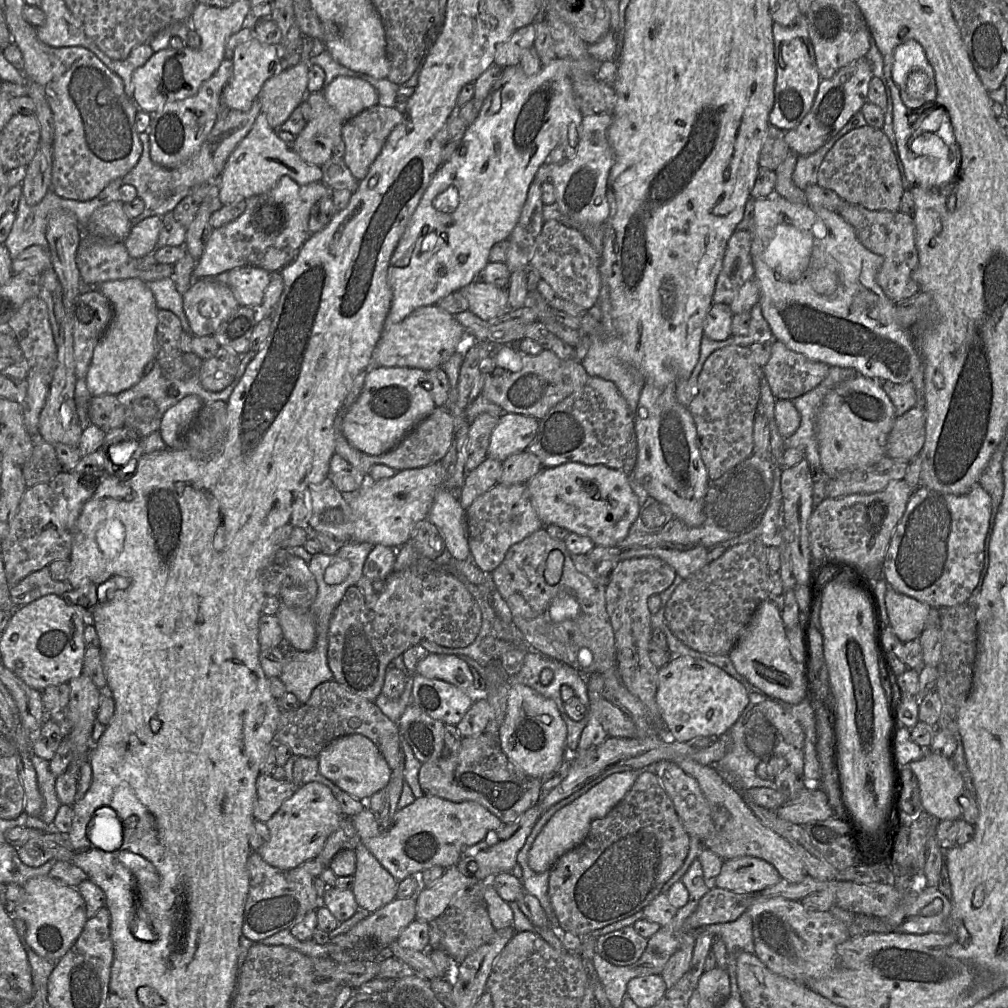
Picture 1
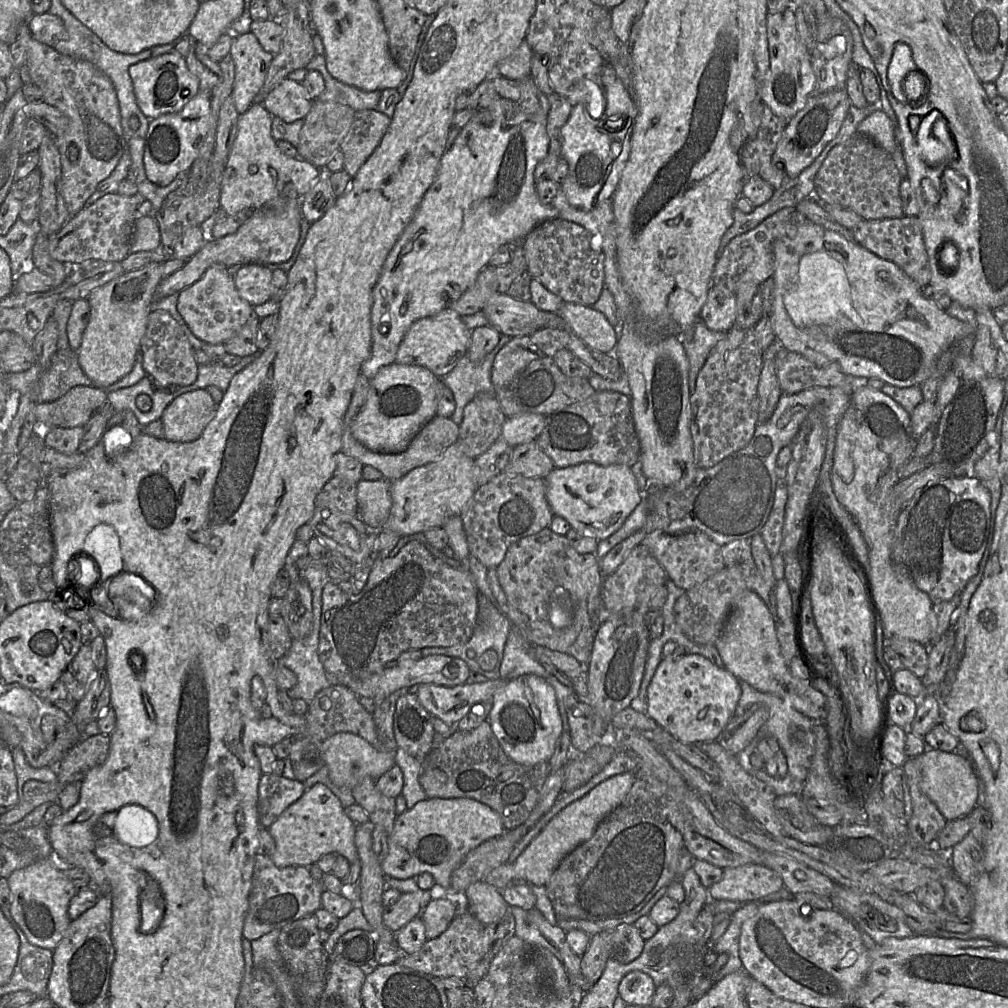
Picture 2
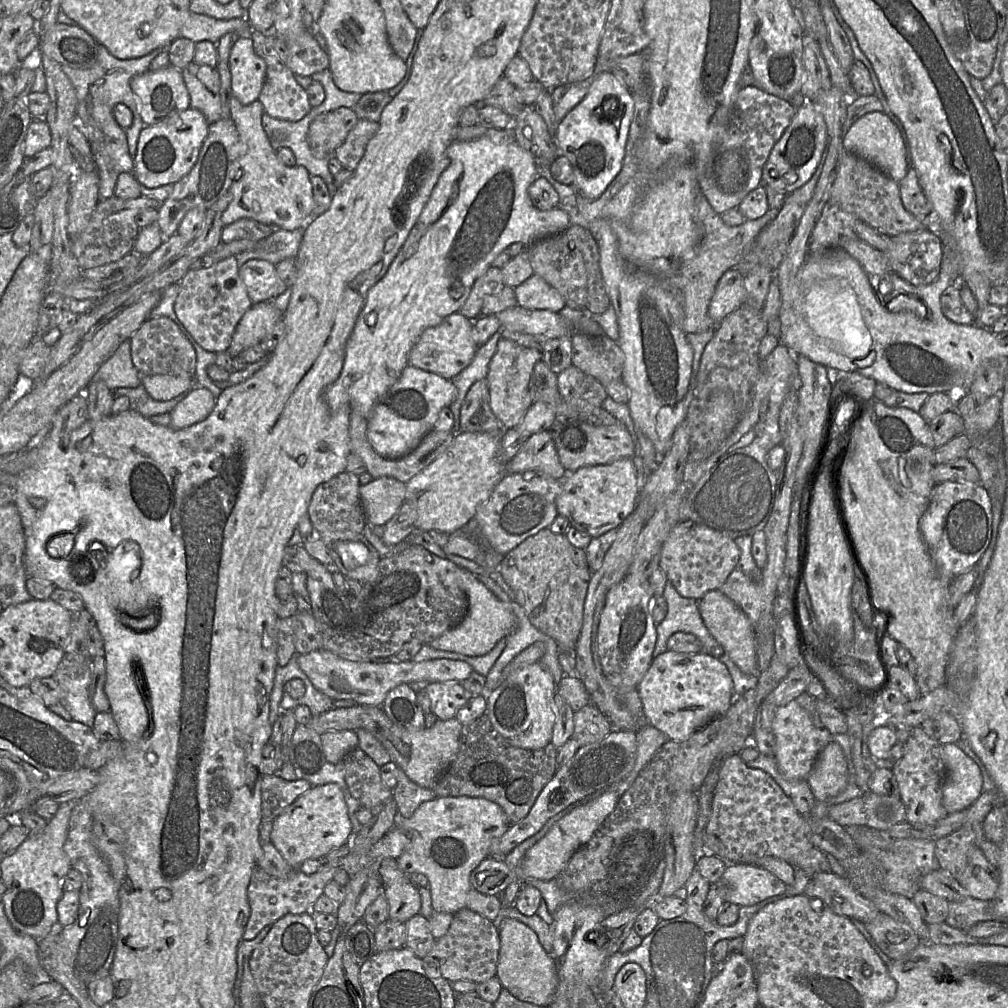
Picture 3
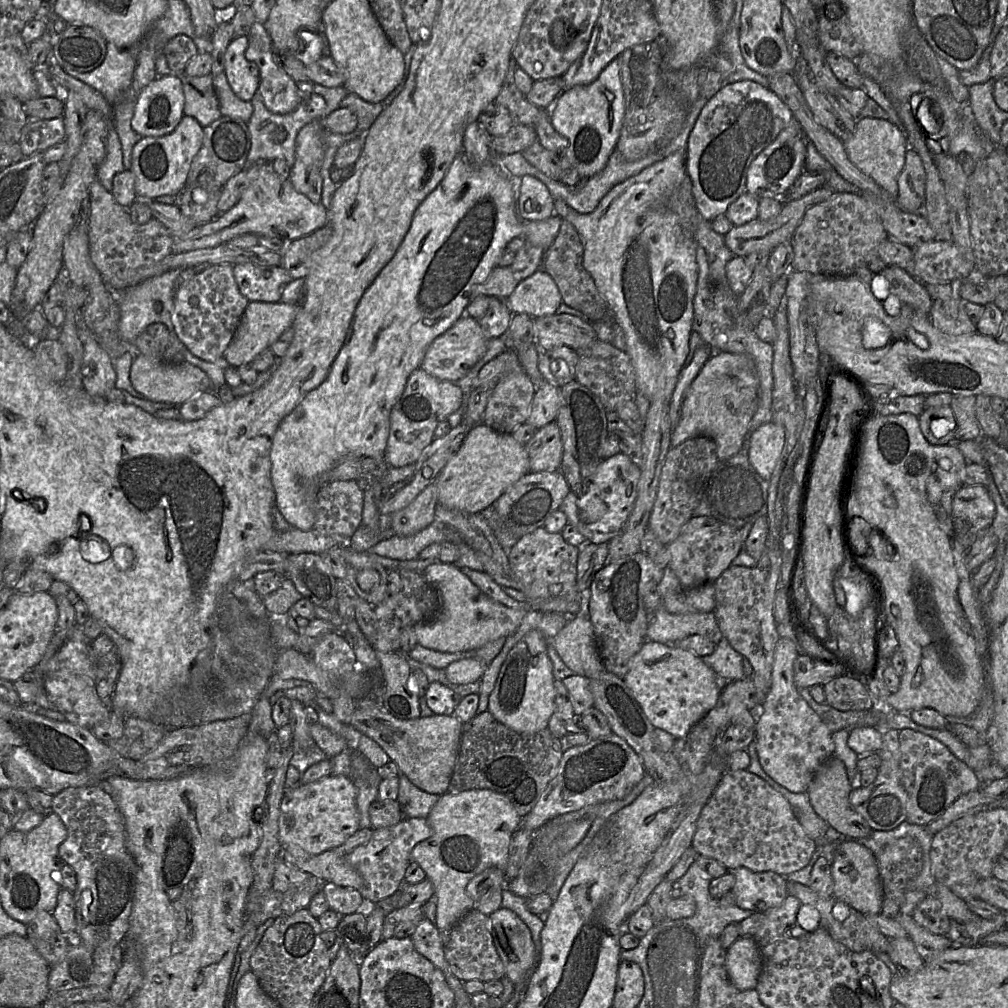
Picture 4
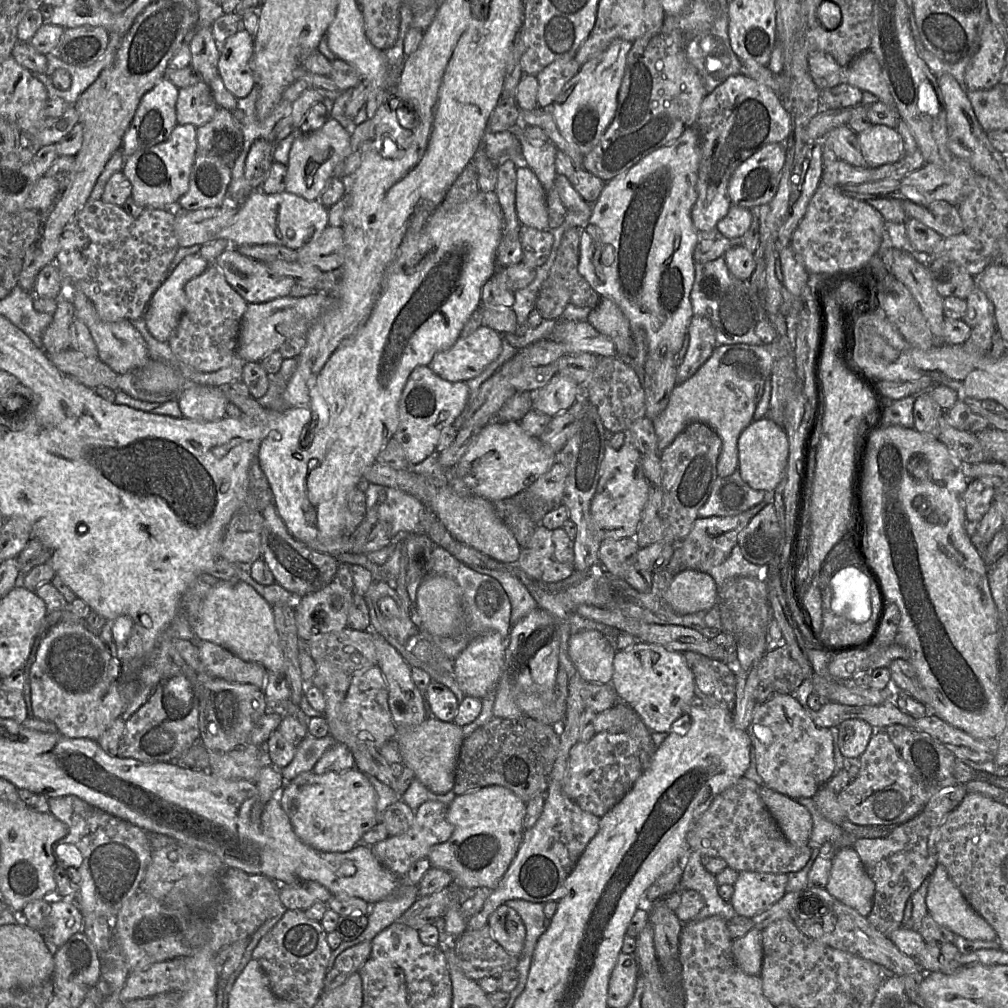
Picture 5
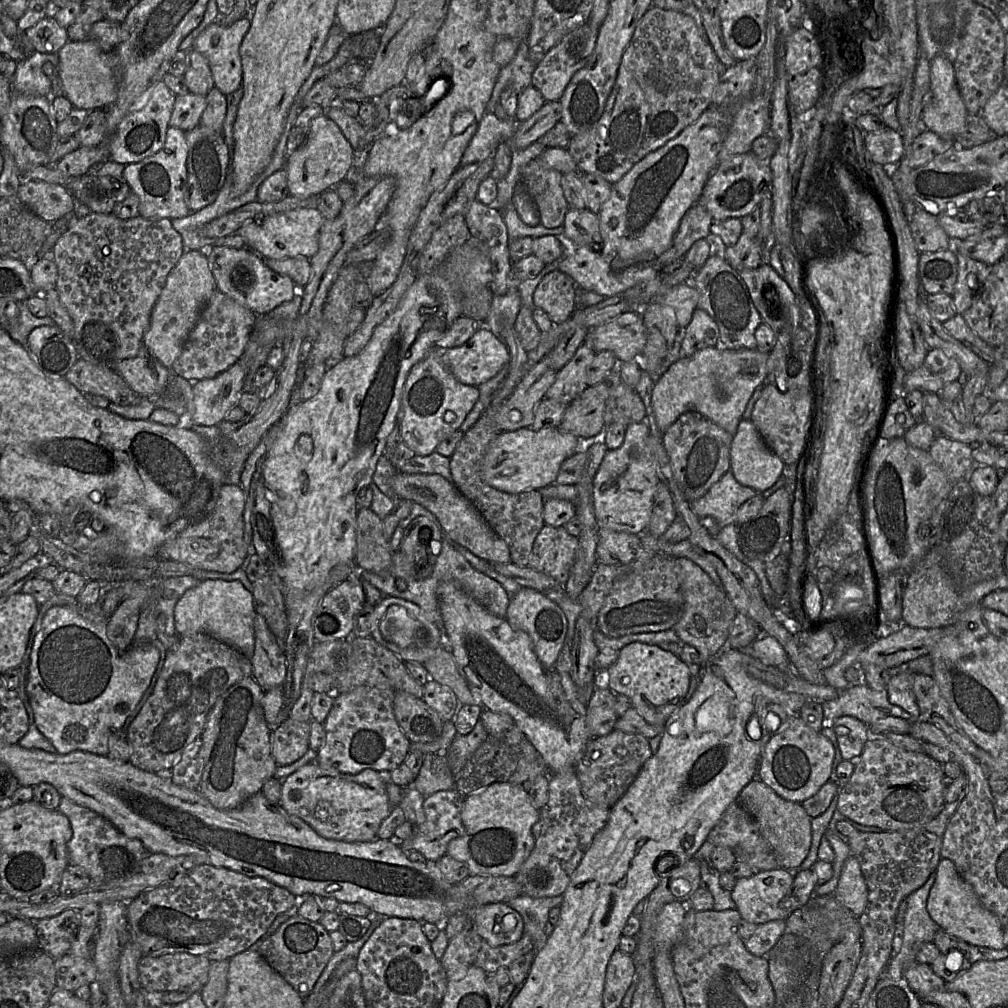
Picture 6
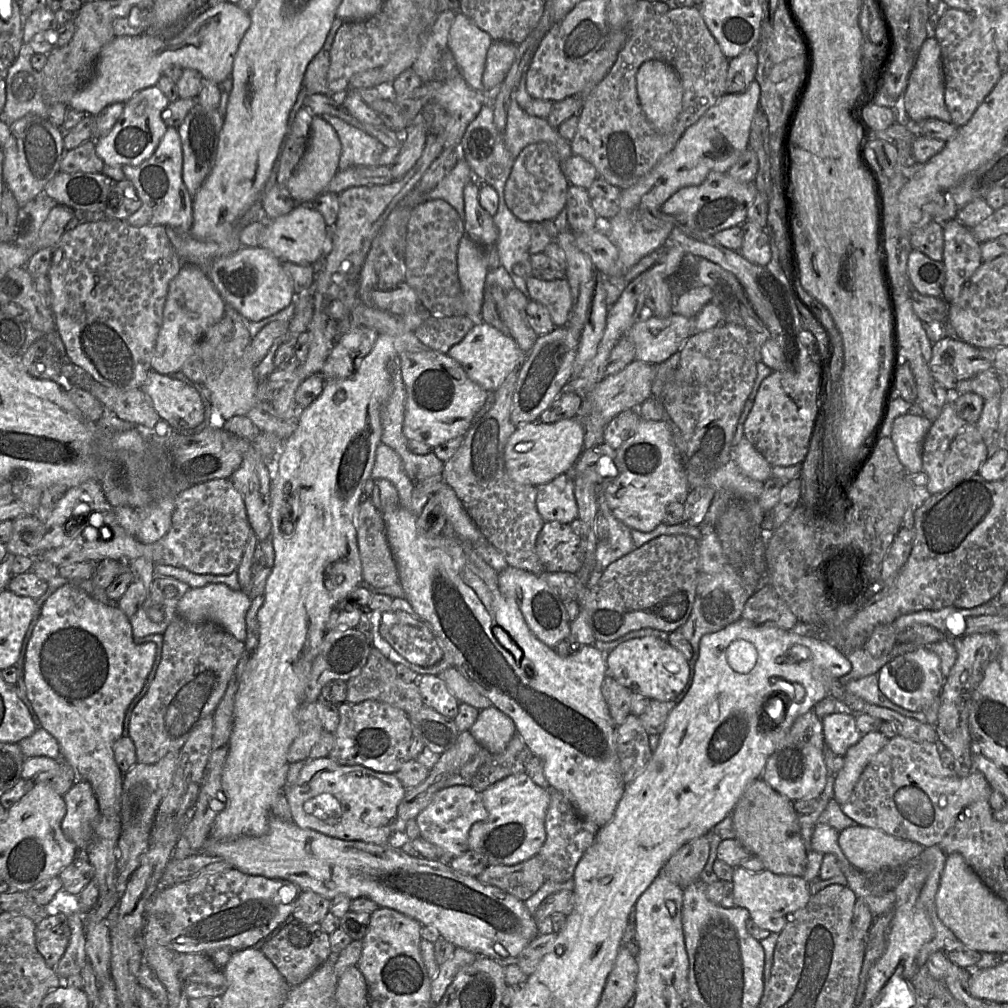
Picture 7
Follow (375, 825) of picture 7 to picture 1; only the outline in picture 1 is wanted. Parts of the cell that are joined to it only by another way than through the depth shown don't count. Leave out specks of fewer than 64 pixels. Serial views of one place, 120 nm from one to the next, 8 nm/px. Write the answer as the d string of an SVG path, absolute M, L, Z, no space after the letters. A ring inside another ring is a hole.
M320 782L301 784L265 823L270 838L256 852L271 866L282 870L294 869L320 854L344 817L336 797L327 786ZM360 843L355 849L352 892L360 908L373 913L396 899L398 881Z

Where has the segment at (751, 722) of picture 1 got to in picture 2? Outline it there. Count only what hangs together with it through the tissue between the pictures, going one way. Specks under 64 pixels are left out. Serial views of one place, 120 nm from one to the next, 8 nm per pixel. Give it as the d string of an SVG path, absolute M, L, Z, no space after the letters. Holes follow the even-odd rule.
M738 679L738 682L741 688L741 696L735 709L734 716L741 716L752 707L765 707L768 710L768 719L758 730L756 737L743 750L736 754L738 763L746 772L762 781L760 777L753 773L753 769L750 766L750 756L754 751L756 751L758 739L764 736L772 736L777 740L780 749L786 757L788 763L788 774L790 774L794 779L804 782L808 775L815 750L815 737L812 732L813 721L793 708L781 697L760 692L743 680Z

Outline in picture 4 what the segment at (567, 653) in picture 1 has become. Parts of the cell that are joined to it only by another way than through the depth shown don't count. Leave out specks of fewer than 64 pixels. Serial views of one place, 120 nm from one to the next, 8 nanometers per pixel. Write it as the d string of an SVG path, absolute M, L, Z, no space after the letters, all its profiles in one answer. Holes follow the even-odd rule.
M539 527L520 537L508 550L510 567L533 610L565 616L582 613L582 593L576 584L580 548L567 543L560 532L550 533Z

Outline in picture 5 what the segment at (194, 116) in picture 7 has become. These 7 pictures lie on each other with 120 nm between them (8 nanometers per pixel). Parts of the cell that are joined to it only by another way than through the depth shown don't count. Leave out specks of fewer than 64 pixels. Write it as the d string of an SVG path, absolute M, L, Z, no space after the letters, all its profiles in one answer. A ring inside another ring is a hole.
M197 149L188 190L177 202L184 210L220 207L230 180L230 167L216 156L201 155Z

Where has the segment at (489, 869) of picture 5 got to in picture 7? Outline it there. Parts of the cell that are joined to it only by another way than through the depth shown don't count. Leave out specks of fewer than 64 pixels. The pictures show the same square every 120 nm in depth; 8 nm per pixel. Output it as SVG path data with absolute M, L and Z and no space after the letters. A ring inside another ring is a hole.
M521 773L504 778L480 793L488 818L472 825L468 835L469 850L484 856L488 866L515 865L537 855L546 839L545 818L551 790L535 784L527 773Z

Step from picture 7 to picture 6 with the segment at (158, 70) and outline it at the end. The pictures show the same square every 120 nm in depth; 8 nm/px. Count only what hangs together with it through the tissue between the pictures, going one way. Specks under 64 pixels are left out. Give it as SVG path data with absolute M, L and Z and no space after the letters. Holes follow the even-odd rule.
M249 18L229 26L218 20L206 27L194 40L192 49L208 61L214 85L225 95L242 85L242 67L239 55L241 42L251 26ZM68 41L57 53L59 63L57 76L61 83L61 96L68 99L73 107L92 111L104 109L117 97L117 75L113 51L104 52L96 41Z

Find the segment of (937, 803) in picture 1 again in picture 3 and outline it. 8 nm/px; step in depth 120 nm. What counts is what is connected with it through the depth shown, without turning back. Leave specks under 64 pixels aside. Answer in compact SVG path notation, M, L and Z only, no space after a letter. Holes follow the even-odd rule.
M956 743L942 746L945 776L942 803L948 814L970 807L982 793L983 779L976 763Z

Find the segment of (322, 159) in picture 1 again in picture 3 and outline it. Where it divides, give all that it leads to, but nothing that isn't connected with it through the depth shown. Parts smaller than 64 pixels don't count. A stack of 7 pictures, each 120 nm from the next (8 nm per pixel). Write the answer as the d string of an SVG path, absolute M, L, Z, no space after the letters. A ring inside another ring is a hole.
M348 107L337 109L317 115L310 123L307 140L311 151L318 158L334 156L348 133L358 121L356 113Z

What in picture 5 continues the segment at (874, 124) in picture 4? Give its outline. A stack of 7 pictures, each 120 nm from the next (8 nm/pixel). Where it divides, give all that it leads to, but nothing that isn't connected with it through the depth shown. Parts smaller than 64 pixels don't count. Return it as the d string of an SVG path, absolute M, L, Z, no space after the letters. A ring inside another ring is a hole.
M873 124L859 133L857 138L868 167L893 164L905 155L902 137L895 128Z

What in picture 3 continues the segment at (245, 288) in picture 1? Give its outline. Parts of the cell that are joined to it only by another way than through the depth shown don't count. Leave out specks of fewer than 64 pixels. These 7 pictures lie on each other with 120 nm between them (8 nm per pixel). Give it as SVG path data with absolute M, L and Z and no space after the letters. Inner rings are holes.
M252 259L247 261L239 267L239 276L253 304L272 301L287 290L286 285L277 274L276 265L265 260Z

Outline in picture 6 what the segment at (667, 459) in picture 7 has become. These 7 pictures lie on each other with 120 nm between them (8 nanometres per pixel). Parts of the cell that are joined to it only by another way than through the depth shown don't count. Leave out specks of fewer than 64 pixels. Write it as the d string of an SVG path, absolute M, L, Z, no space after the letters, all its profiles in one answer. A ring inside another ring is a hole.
M645 421L629 424L622 445L615 450L607 450L593 480L594 514L600 527L637 535L646 531L660 482L654 459L646 445L649 432Z

